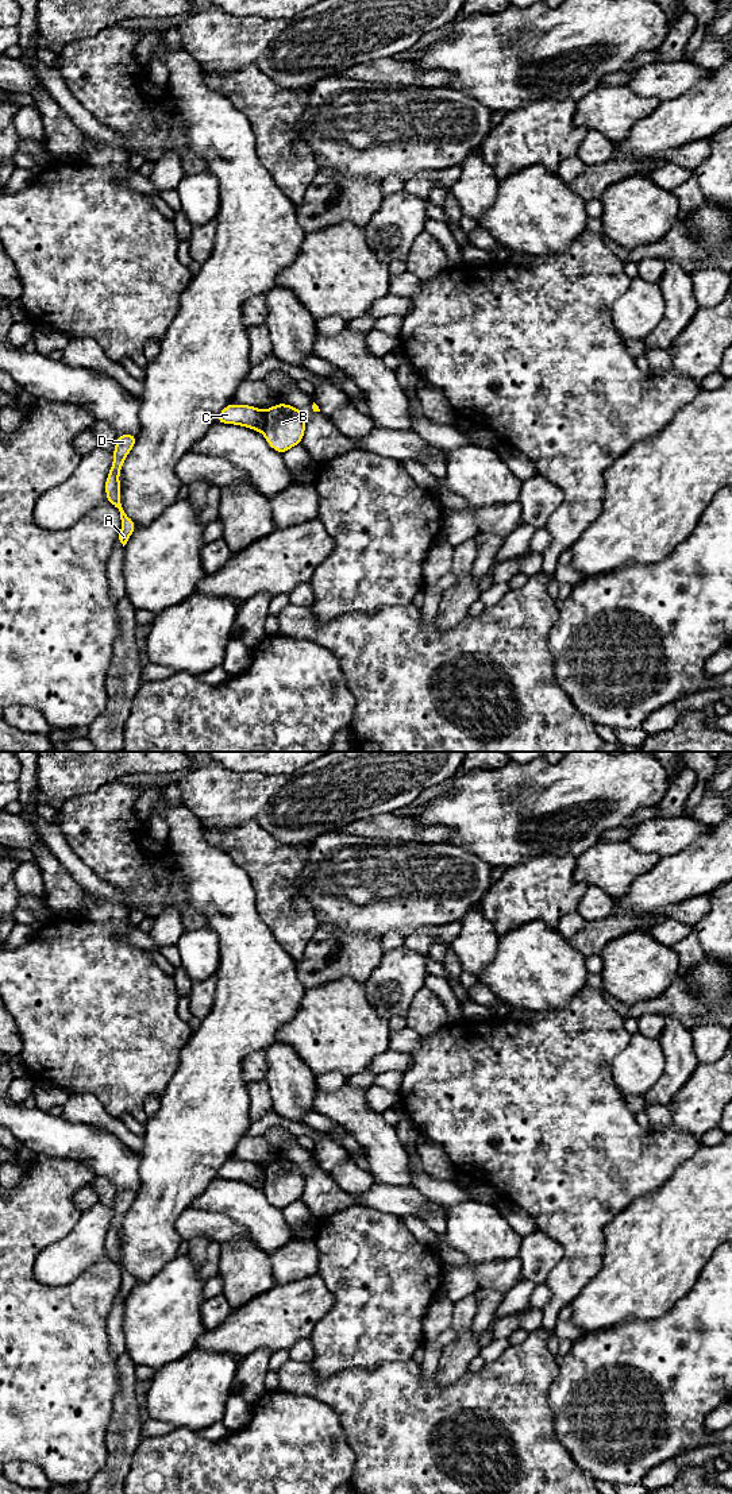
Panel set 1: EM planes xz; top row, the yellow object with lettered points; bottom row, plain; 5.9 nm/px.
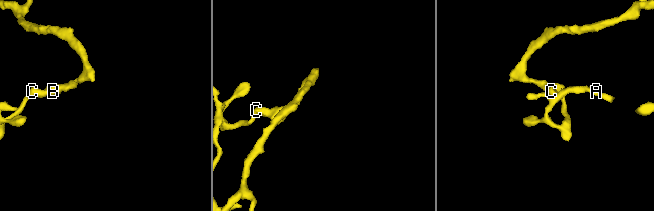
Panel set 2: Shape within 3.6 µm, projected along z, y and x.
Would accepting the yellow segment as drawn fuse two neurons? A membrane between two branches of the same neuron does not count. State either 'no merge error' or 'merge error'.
merge error

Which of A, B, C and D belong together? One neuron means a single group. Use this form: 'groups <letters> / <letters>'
groups A C D / B

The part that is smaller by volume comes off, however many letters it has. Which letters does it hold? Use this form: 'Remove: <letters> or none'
Remove: B

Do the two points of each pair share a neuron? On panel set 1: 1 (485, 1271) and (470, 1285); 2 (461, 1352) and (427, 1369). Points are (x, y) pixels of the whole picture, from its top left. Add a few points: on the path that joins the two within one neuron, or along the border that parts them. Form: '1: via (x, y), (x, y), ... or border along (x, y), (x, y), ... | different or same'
1: border along (445, 1271), (458, 1266), (469, 1266), (481, 1288) | different
2: border along (455, 1336), (442, 1350), (438, 1370), (434, 1374) | different

